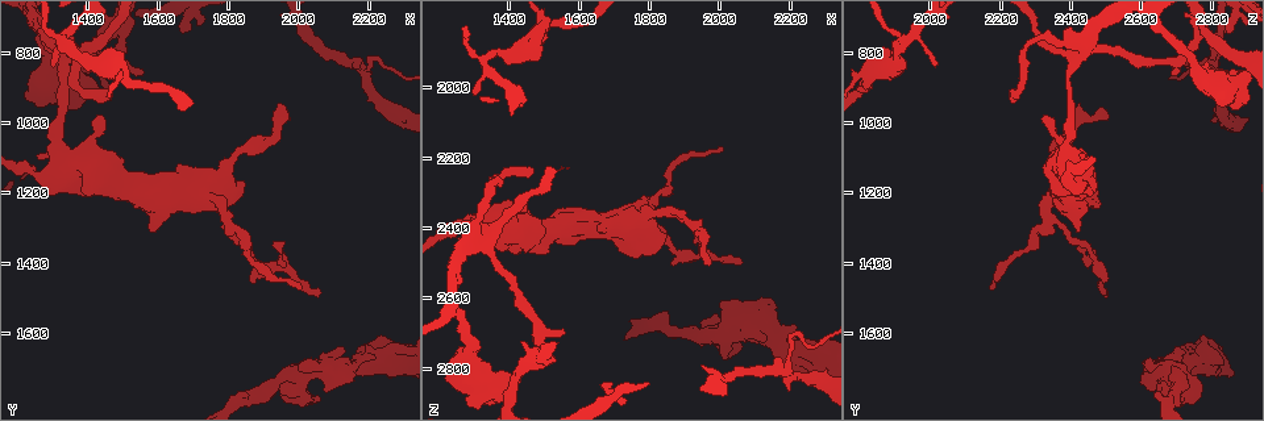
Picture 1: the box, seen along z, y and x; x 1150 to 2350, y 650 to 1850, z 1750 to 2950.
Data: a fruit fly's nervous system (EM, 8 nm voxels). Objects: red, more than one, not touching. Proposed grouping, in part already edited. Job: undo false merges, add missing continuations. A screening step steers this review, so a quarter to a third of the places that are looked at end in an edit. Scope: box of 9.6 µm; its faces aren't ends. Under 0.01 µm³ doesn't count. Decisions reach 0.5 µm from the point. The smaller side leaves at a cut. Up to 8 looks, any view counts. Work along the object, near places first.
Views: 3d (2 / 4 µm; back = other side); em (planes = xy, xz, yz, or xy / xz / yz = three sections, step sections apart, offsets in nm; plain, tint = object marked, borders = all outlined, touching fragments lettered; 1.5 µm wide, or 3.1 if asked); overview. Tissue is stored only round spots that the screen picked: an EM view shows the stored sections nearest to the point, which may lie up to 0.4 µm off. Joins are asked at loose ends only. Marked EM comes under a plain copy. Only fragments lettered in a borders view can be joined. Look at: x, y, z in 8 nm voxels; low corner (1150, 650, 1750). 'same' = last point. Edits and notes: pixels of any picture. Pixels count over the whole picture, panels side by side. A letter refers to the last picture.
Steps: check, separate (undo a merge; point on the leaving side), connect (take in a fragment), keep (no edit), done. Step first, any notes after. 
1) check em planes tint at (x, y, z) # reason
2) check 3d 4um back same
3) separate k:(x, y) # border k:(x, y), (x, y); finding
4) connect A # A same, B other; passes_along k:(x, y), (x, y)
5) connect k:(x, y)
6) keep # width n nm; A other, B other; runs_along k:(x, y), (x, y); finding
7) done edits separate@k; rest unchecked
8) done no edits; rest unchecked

check em xy step 8 tint at (2190, 860, 2800) # three-way junction

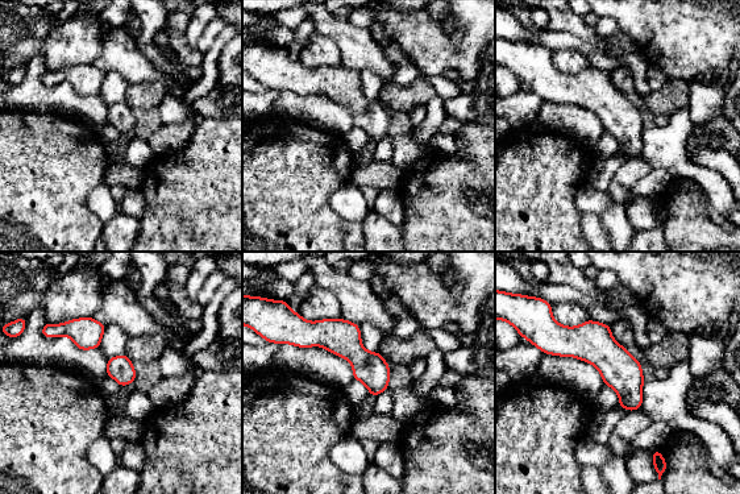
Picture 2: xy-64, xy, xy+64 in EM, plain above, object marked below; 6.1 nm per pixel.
check em planes borders same # another direction

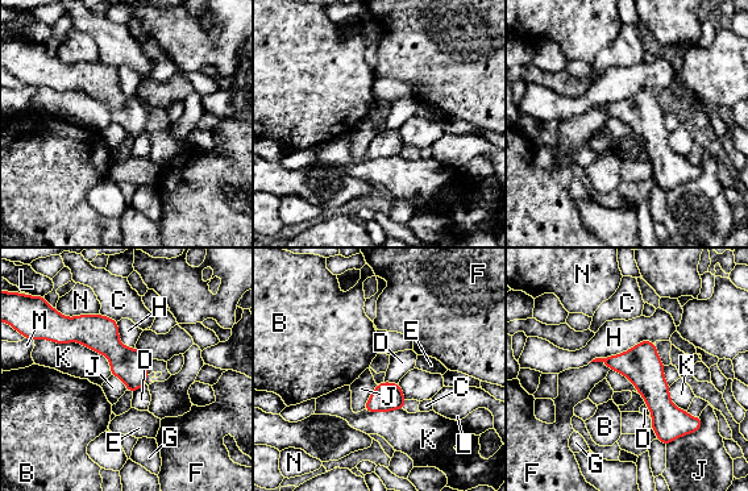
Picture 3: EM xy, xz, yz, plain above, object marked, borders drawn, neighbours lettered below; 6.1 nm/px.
keep # B other, C other, D other, E other, F other, G other, H other, J other, K other, L other, M other, N other; runs_along 3:(607, 361), (693, 424); one neuron here

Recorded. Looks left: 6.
check 3d 4um back at (2210, 1670, 2720) # sudden change in width

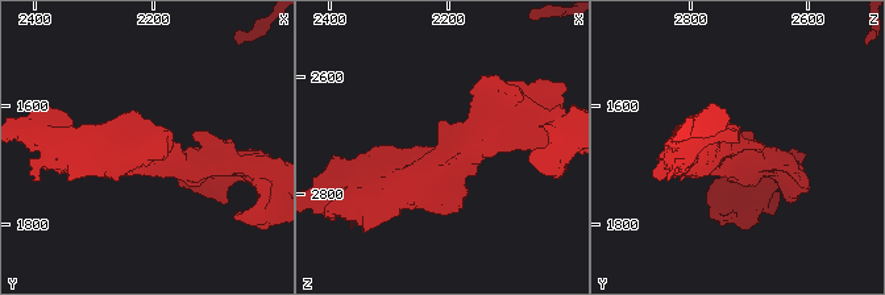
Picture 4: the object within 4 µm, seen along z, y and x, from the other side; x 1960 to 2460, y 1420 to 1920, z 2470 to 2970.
check em planes tint at (2210, 1675, 2730) # shape alone is not enough

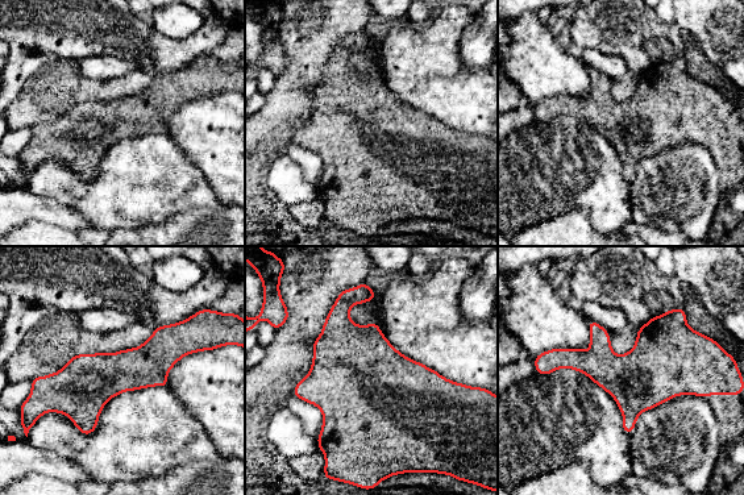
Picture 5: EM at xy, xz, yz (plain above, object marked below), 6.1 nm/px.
check em planes borders same

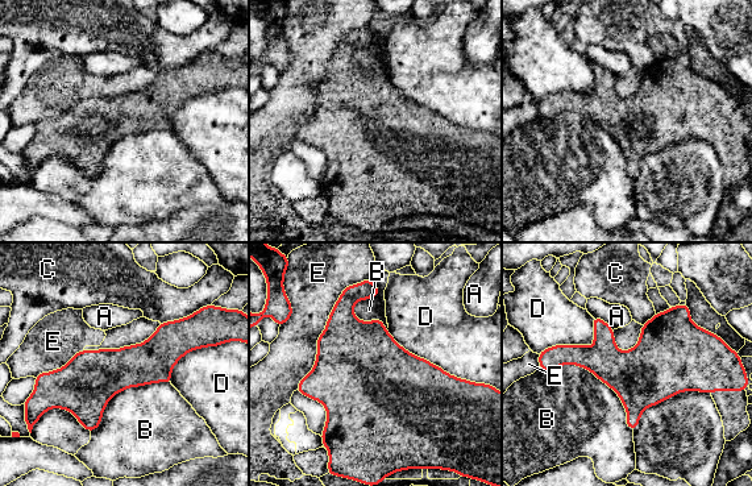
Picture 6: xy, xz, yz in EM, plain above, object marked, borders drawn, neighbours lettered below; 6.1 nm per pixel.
keep # A other, B other, C other, D other, E other; border 6:(540, 368), (589, 369), (632, 430); continuous, no second neuron

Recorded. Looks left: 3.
check 3d 4um back at (1980, 1740, 2700) # calibre changes

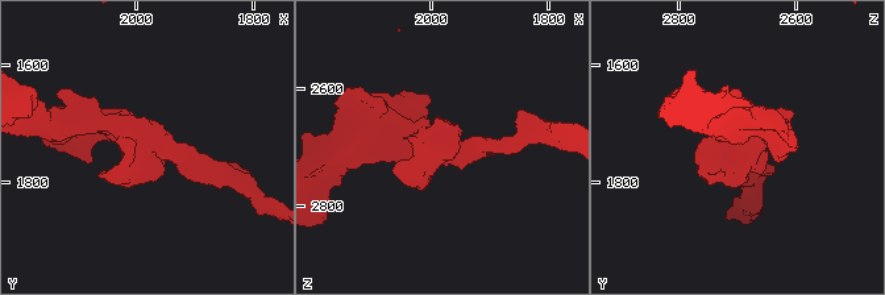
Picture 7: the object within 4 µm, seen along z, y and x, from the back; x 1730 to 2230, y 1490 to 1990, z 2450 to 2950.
check em xz step 4 tint at (1980, 1730, 2705) # need the tissue

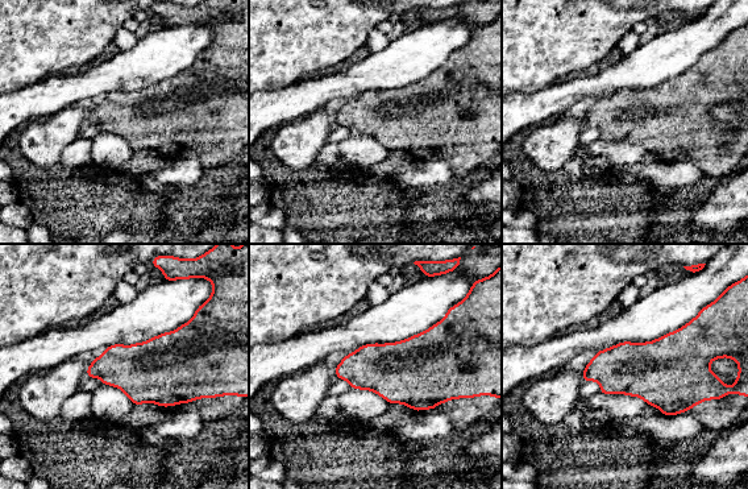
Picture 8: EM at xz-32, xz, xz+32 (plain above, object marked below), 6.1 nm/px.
check em xz step 4 borders same # see the neighbours

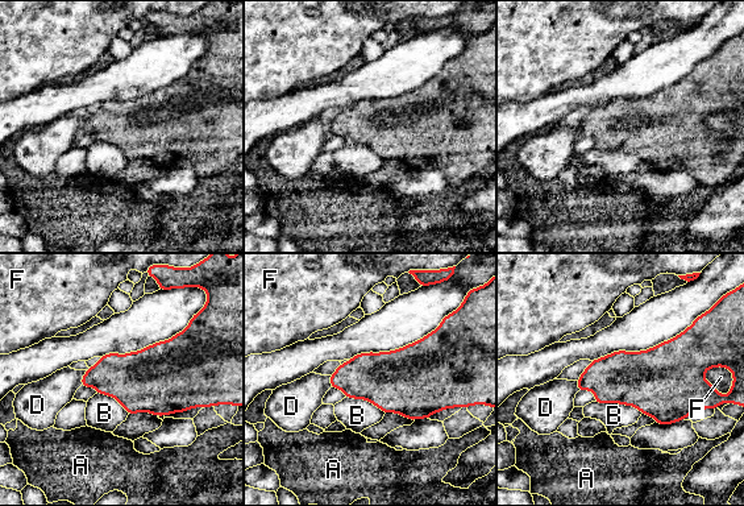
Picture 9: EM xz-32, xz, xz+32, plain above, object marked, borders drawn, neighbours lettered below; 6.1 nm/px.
keep # width 340 nm; A other, B other, D other, F other; continuous, no second neuron

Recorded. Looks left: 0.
done no edits; rest unchecked

